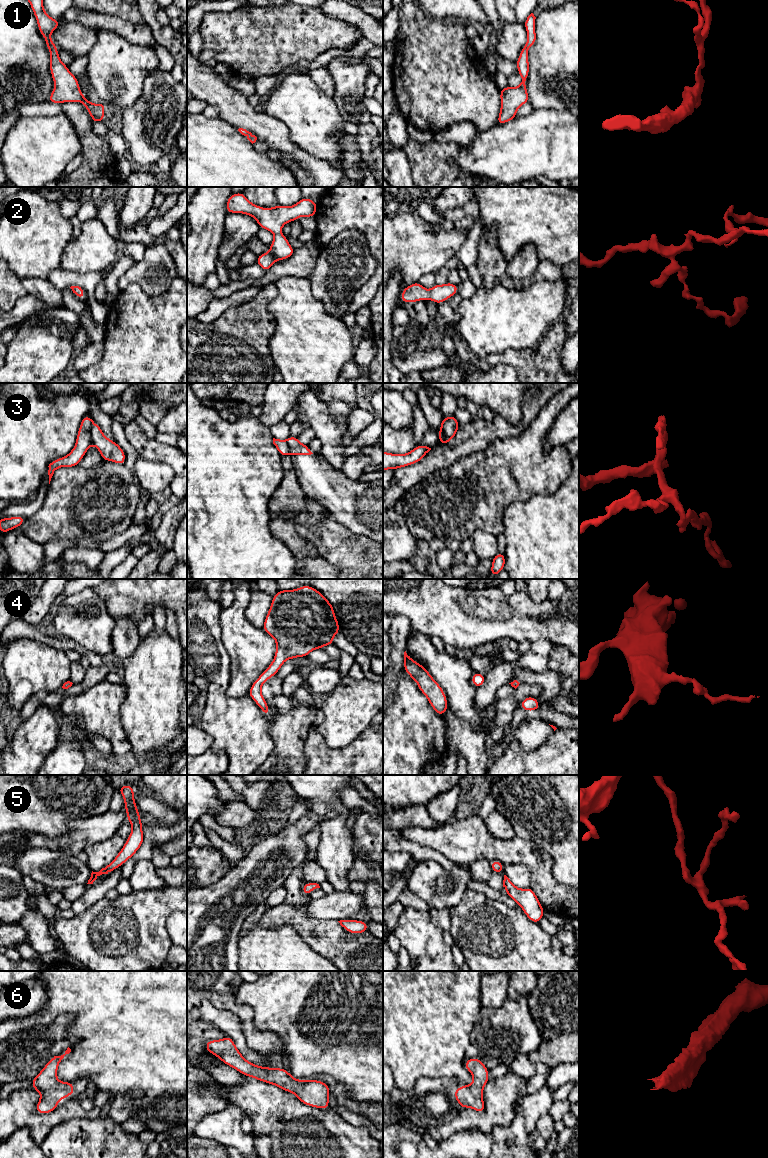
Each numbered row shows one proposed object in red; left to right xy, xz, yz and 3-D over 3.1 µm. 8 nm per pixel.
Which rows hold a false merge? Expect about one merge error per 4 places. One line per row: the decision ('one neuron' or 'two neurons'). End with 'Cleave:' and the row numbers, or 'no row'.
1: one neuron
2: one neuron
3: two neurons
4: one neuron
5: one neuron
6: one neuron
Cleave: 3

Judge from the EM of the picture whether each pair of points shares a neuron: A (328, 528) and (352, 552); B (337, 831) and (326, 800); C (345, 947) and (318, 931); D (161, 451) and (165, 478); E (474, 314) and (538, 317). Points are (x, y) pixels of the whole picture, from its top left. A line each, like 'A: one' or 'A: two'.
A: one
B: one
C: one
D: two
E: one

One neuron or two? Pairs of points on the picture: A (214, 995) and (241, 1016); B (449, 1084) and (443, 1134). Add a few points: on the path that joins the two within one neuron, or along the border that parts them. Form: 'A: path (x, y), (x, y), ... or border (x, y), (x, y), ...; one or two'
A: path (221, 995), (237, 1009); one
B: border (461, 1108), (447, 1123), (437, 1123), (430, 1128); two

